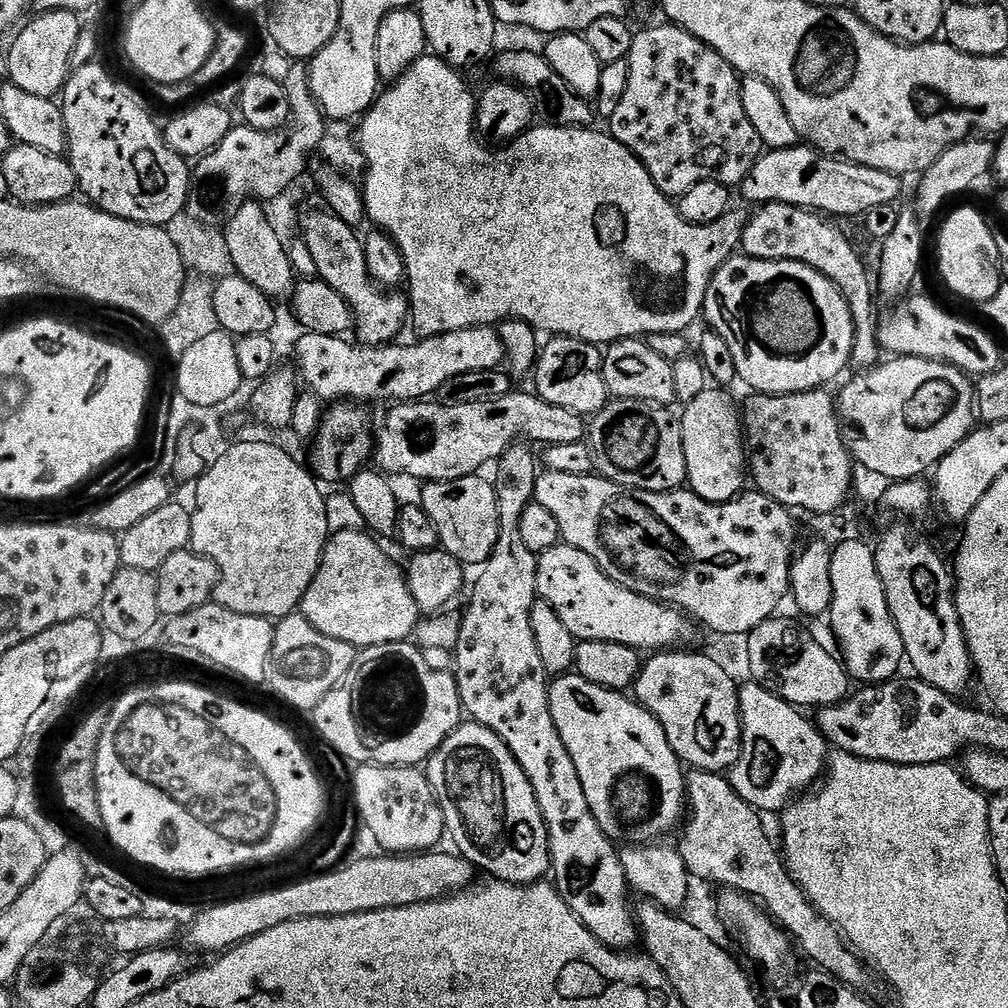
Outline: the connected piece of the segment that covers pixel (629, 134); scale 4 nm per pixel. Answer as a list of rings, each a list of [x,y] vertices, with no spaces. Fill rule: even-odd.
[[[671,22],[659,23],[653,28],[644,28],[641,32],[637,31],[633,35],[630,54],[627,58],[630,66],[630,83],[626,85],[626,94],[622,97],[622,102],[618,102],[618,110],[614,110],[614,114],[610,117],[610,124],[612,124],[610,135],[622,146],[630,149],[644,163],[650,178],[654,178],[658,190],[662,190],[662,194],[666,197],[682,197],[686,194],[686,190],[690,190],[690,186],[698,186],[698,182],[722,182],[729,186],[740,186],[762,155],[758,130],[754,130],[754,125],[750,123],[750,117],[746,114],[746,106],[742,106],[741,73],[732,68],[730,62],[726,62],[726,58],[722,58],[722,54],[718,54],[718,50],[714,50],[706,42],[694,38],[694,34],[690,34],[686,29],[678,28]]]

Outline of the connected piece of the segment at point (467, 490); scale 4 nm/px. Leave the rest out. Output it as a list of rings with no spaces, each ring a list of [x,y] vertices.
[[[477,474],[457,480],[438,480],[428,482],[418,497],[420,507],[430,514],[438,530],[440,548],[458,558],[465,566],[482,566],[490,558],[498,542],[498,502],[496,489],[491,479],[483,480]]]

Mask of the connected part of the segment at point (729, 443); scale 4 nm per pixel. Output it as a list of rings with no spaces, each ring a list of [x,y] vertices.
[[[722,388],[703,391],[685,405],[684,416],[680,418],[689,489],[714,504],[722,504],[741,495],[748,474],[742,412],[726,392],[729,391]]]

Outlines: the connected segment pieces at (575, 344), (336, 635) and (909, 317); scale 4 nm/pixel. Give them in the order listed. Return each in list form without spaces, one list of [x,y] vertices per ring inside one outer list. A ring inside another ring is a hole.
[[[558,336],[549,341],[549,344],[541,347],[540,355],[536,358],[535,395],[554,406],[562,406],[562,410],[574,410],[574,414],[579,416],[595,416],[608,405],[610,399],[601,349],[595,344],[587,344],[585,340],[574,340],[571,336]]]
[[[364,530],[333,535],[328,545],[324,547],[320,568],[316,571],[314,582],[306,590],[299,607],[299,611],[319,632],[335,640],[352,644],[357,650],[407,641],[415,633],[422,619],[422,613],[414,602],[414,594],[410,590],[408,577],[402,571],[401,565],[399,568],[375,542],[377,543]]]
[[[909,295],[895,305],[893,316],[885,315],[879,324],[878,338],[885,353],[897,356],[917,356],[927,360],[941,360],[953,364],[965,374],[997,372],[1002,366],[1000,348],[988,332],[976,324],[939,308],[928,296]]]

